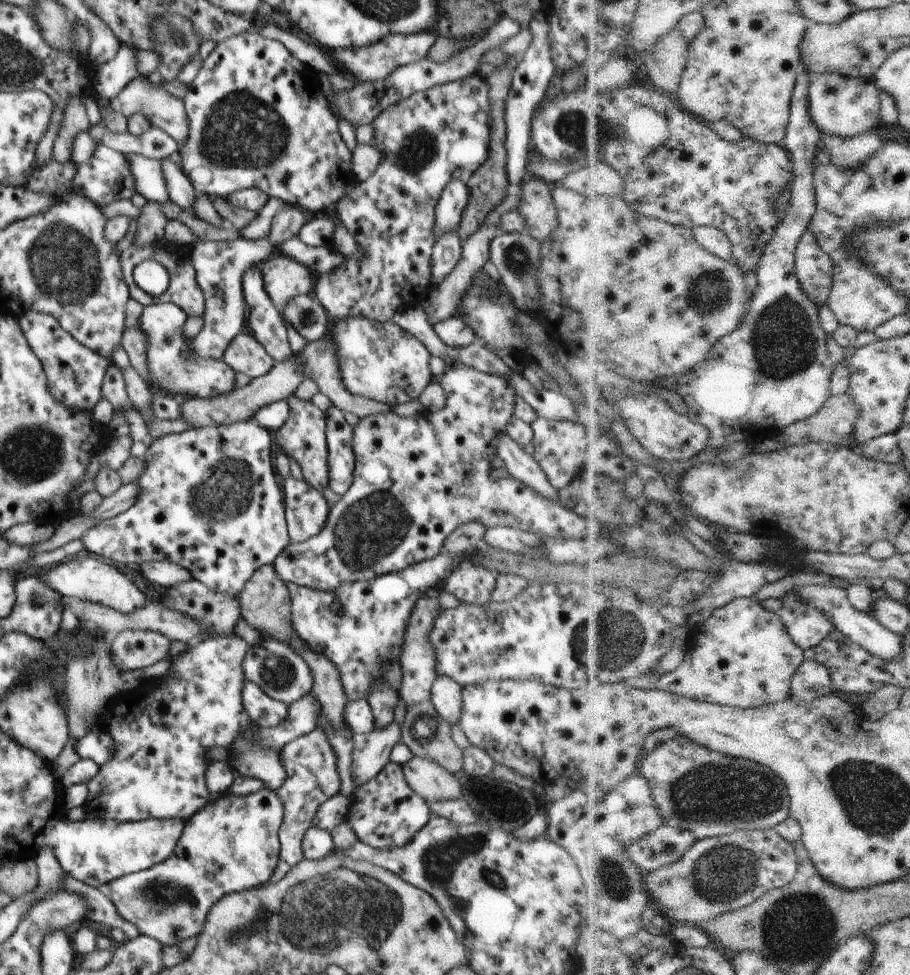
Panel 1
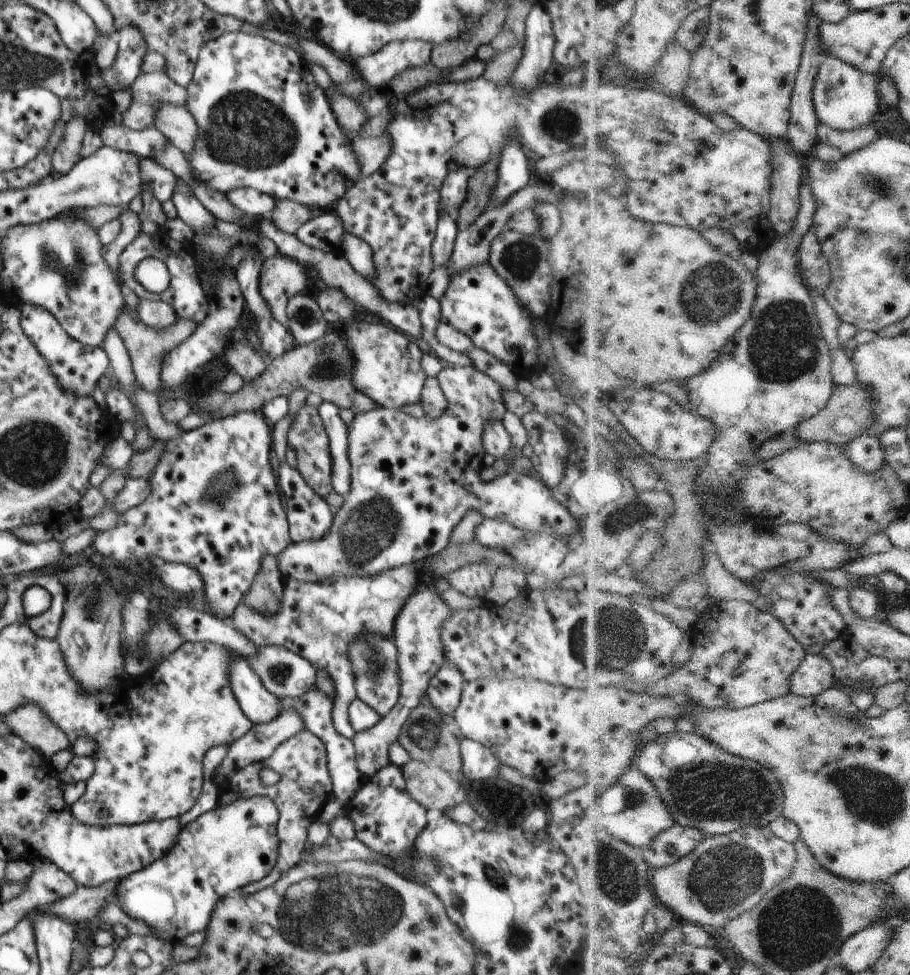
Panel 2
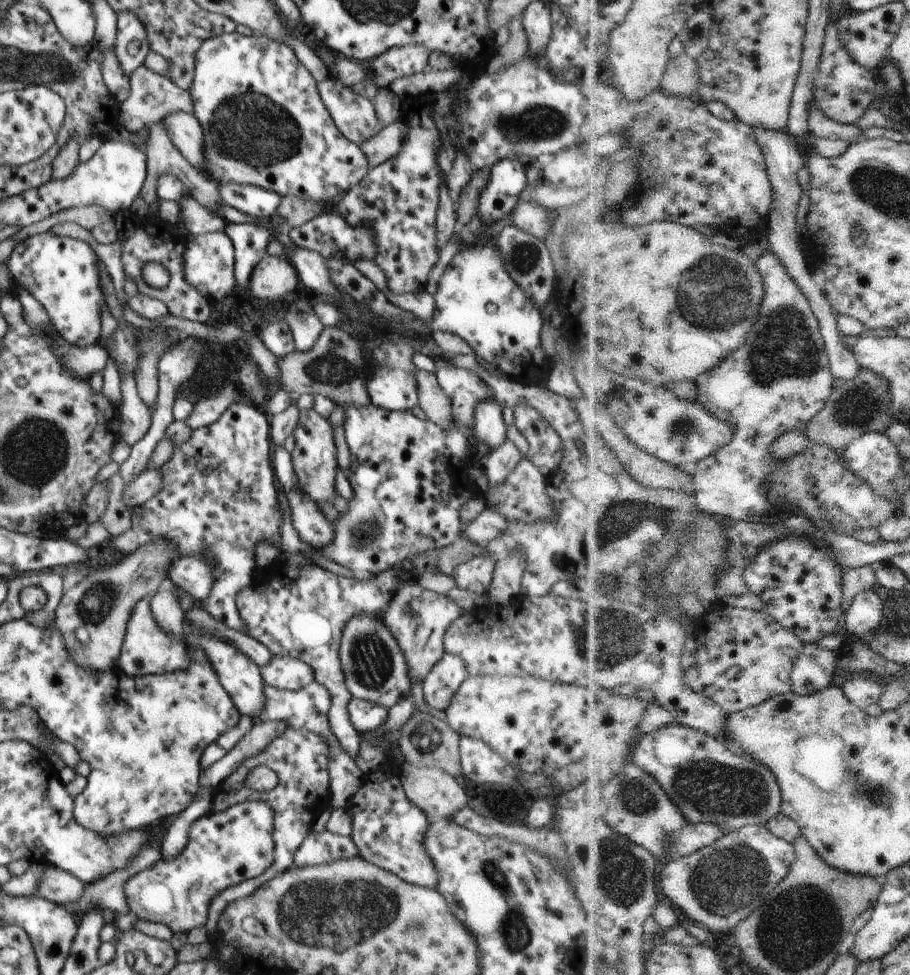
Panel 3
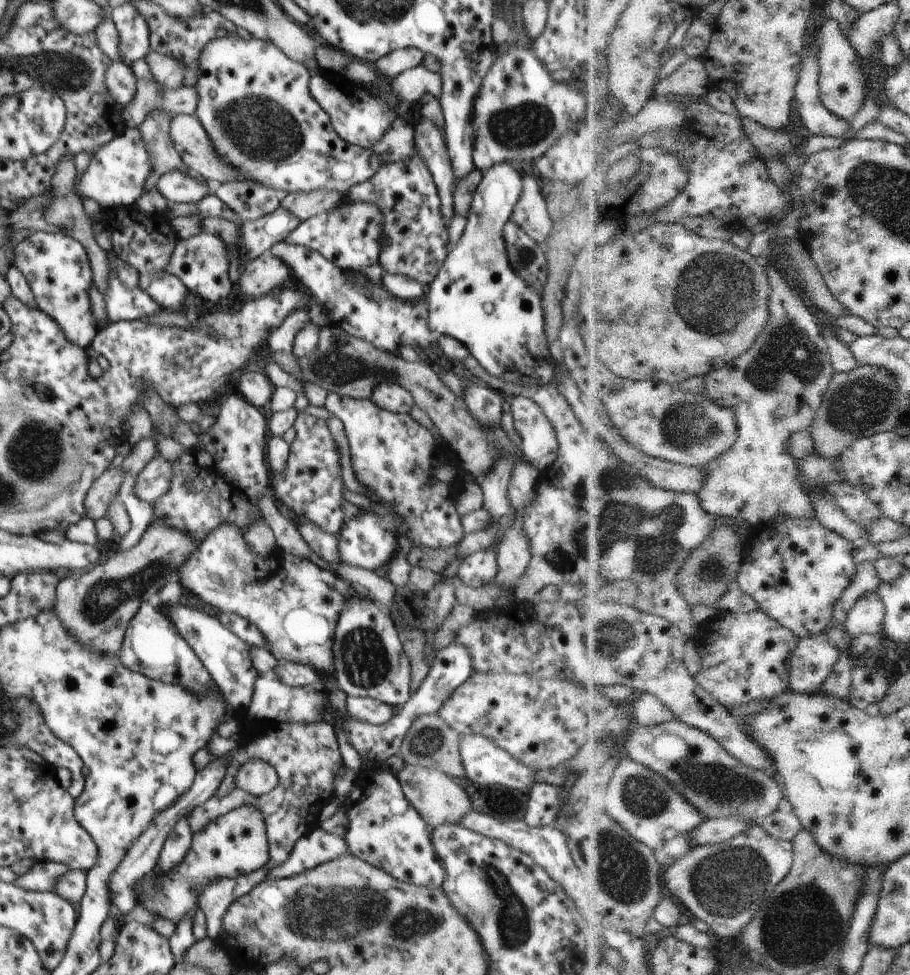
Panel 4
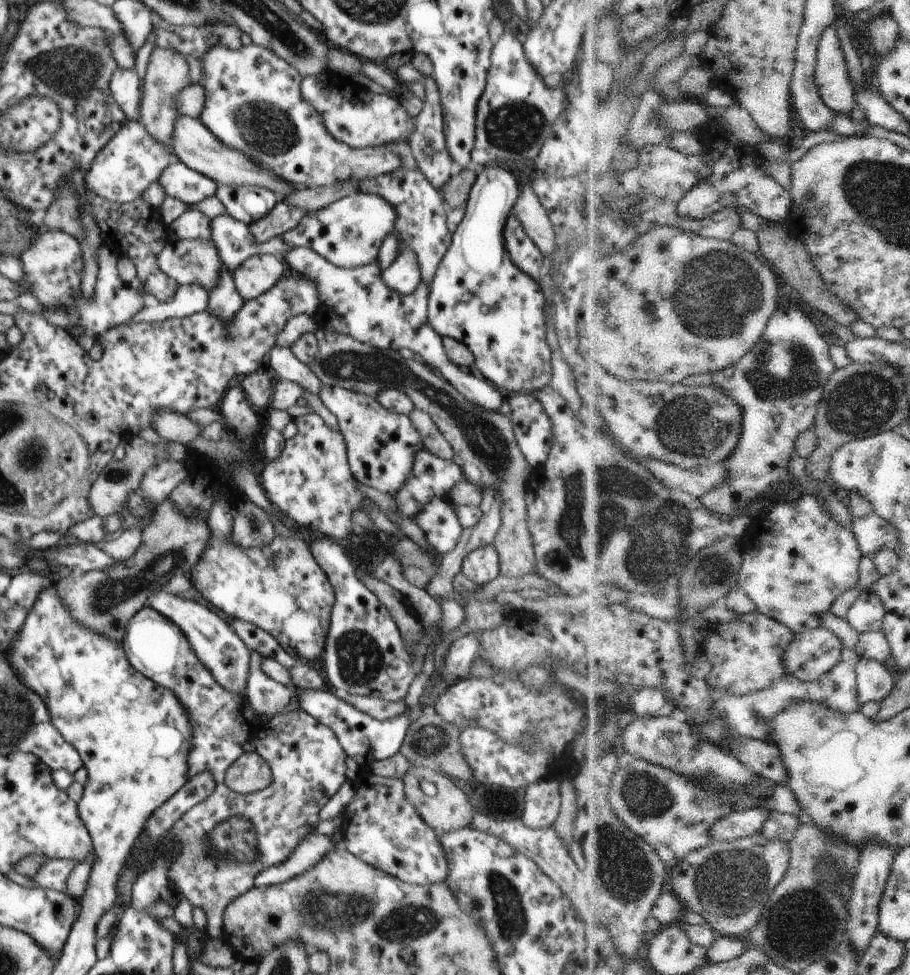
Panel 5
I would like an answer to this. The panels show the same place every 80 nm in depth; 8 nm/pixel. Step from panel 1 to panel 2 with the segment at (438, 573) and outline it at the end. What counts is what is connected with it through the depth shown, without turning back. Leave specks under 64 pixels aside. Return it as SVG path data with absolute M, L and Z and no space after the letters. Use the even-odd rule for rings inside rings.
M420 561L370 577L341 577L310 583L285 578L283 598L279 602L278 613L271 613L270 617L262 617L257 613L252 613L243 598L233 614L231 624L241 636L248 638L256 647L273 645L274 647L286 648L288 651L299 654L299 656L308 660L316 670L326 671L335 687L331 713L334 728L342 736L352 740L356 732L349 722L349 707L357 699L357 693L355 692L355 675L348 657L349 647L351 643L354 643L363 635L377 635L384 636L386 639L393 639L393 629L397 616L400 615L406 602L413 596L417 585L420 584L420 571L422 570L426 570L426 566L424 566L424 562Z

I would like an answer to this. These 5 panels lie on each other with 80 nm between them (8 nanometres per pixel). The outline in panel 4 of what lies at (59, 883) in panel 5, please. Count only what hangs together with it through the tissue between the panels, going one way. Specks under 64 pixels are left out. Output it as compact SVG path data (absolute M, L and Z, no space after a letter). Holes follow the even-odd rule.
M52 861L34 862L32 870L17 876L12 884L25 891L48 892L53 890L56 879L69 872L62 863Z

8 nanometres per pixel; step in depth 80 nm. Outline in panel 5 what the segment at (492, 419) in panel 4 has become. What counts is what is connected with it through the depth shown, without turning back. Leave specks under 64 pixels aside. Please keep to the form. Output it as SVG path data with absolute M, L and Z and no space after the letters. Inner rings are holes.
M308 247L287 250L282 259L287 270L296 270L300 276L316 286L319 305L314 320L318 326L334 328L336 332L351 336L377 349L398 351L400 348L408 348L420 354L434 372L441 372L444 380L454 386L462 398L480 408L499 412L504 402L502 391L488 380L478 379L470 371L455 365L445 353L443 337L434 332L428 324L429 284L423 282L423 286L418 287L414 294L402 296L391 291L390 287L383 283L382 271L377 263L353 269L337 267Z

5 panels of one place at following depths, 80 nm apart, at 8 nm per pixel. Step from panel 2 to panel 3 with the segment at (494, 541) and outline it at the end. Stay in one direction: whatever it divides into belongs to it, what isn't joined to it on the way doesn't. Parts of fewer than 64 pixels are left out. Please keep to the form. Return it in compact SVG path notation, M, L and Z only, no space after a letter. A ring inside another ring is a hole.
M485 508L464 530L463 535L467 536L474 543L486 546L490 540L506 532L507 519L494 511Z

